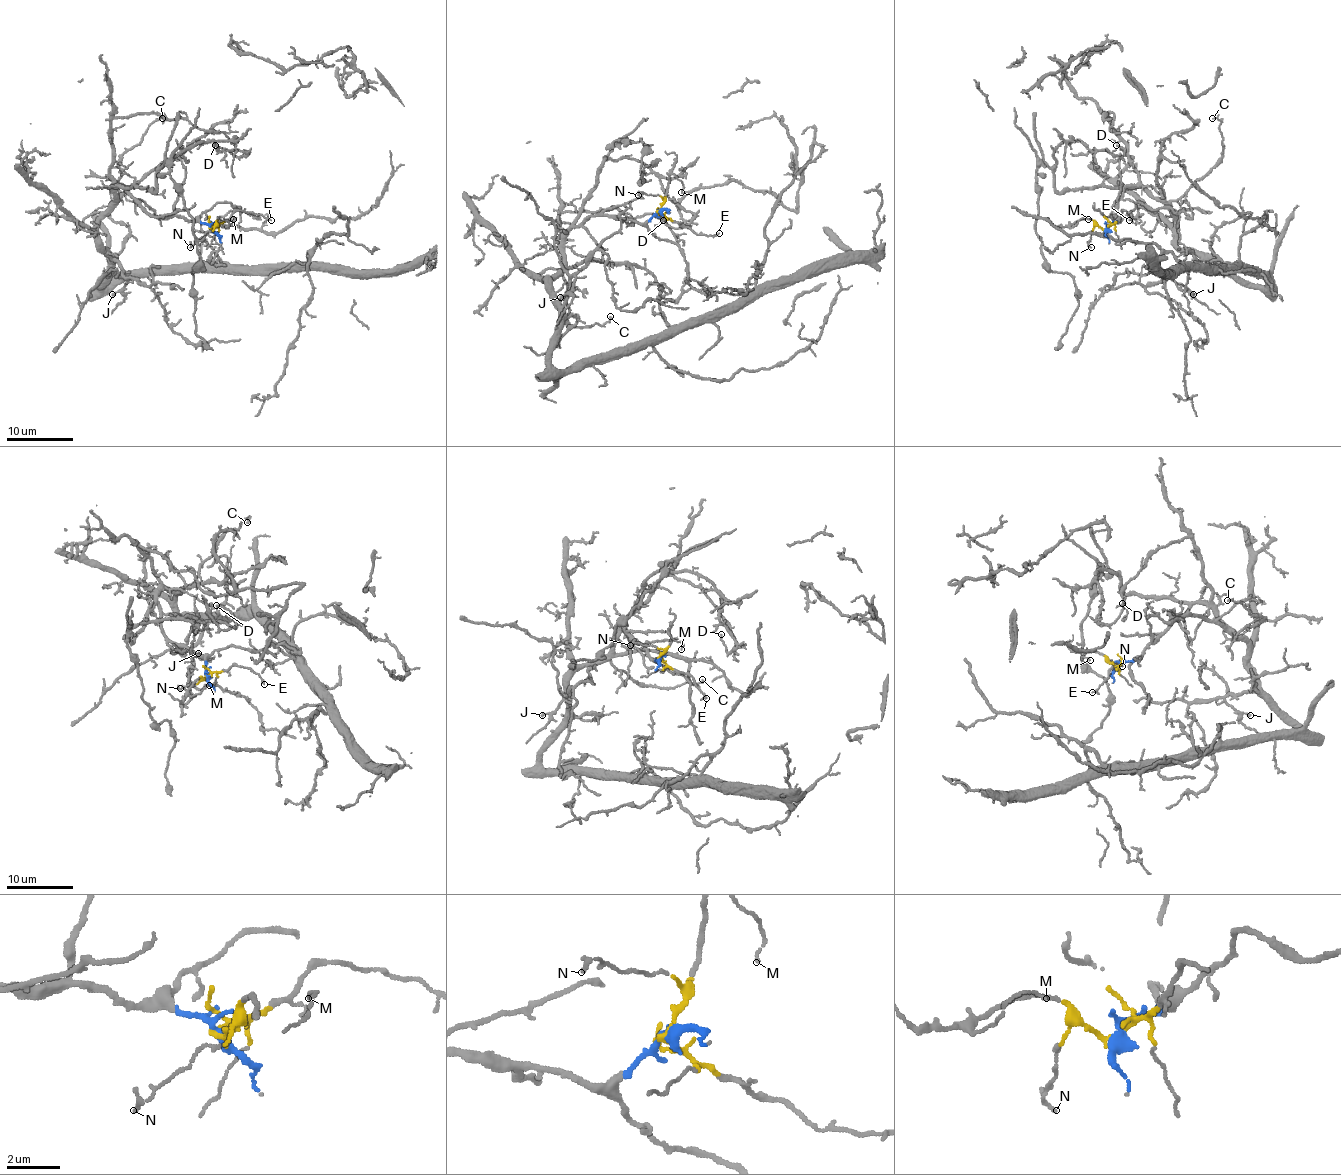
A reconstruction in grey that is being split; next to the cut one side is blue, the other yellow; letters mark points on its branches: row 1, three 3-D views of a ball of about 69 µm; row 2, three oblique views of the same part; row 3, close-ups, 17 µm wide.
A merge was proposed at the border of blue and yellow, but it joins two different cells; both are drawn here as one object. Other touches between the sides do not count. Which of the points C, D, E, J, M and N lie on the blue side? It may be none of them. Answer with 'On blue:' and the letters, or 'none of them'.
On blue: C, D, J

